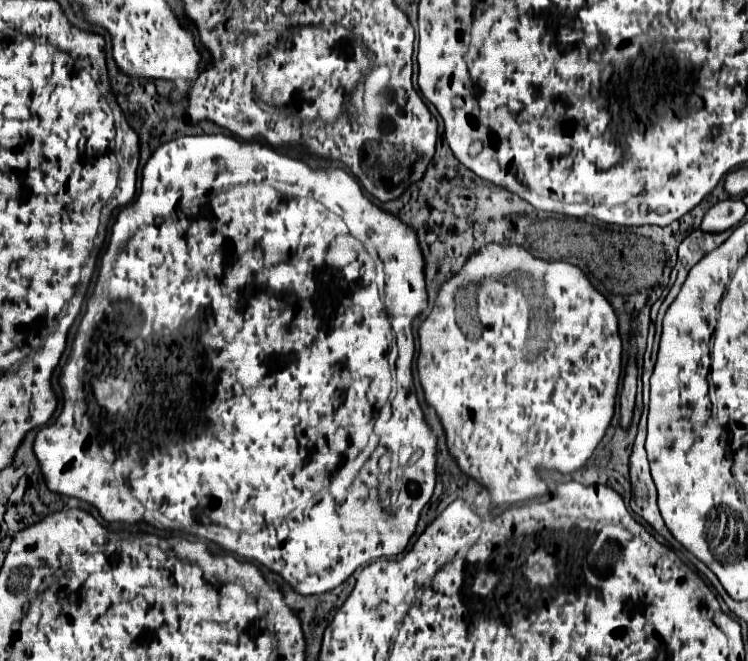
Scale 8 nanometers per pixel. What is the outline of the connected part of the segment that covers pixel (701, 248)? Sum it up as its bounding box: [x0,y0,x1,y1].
[676,229,732,283]

